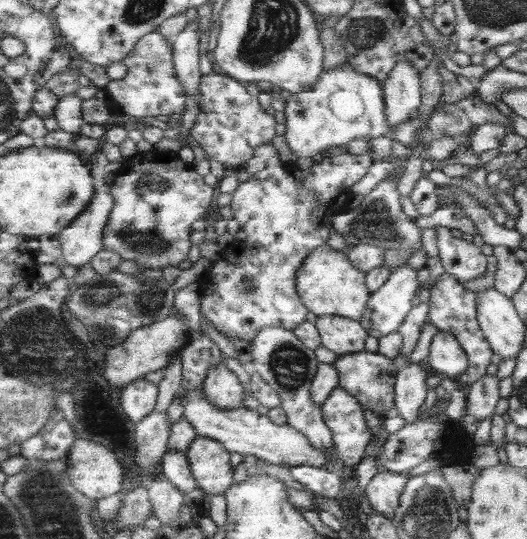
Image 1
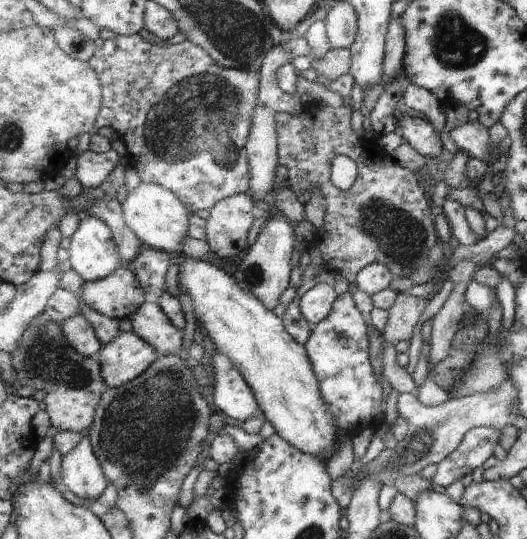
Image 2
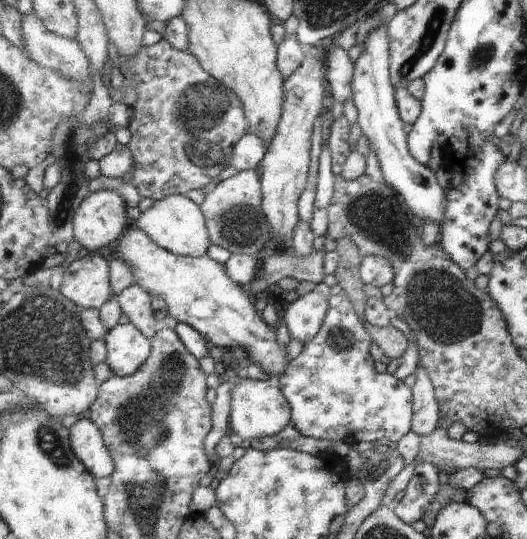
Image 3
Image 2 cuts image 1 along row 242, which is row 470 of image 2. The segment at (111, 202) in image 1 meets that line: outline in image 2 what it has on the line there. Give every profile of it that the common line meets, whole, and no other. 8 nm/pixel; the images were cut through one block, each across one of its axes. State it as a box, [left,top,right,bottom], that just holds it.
[60,434,108,501]

